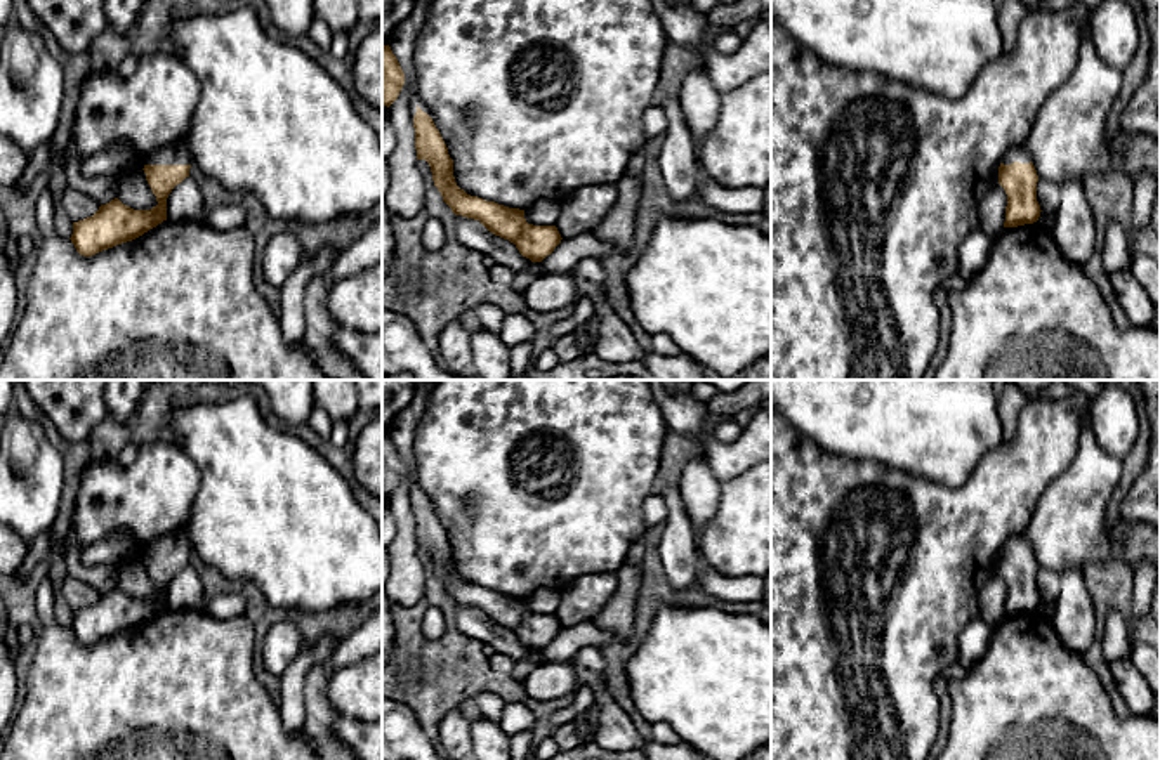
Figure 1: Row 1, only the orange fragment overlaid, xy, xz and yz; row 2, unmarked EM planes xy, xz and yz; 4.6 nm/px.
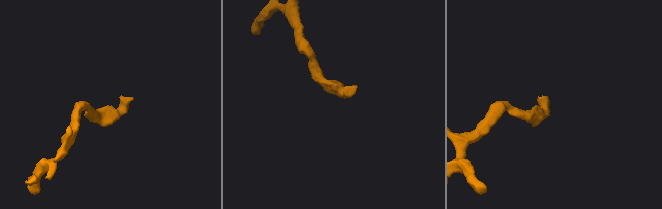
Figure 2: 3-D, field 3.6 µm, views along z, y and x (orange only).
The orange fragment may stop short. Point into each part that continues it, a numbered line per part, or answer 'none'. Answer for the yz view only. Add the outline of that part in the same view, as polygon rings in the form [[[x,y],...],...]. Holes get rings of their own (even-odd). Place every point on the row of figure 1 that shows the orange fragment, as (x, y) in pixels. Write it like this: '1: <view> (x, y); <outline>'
1: yz (1020, 153); [[[1018,146],[1018,147],[1007,151],[1000,163],[1011,165],[1014,161],[1019,161],[1019,163],[1030,163],[1031,161],[1028,151],[1023,146]]]

